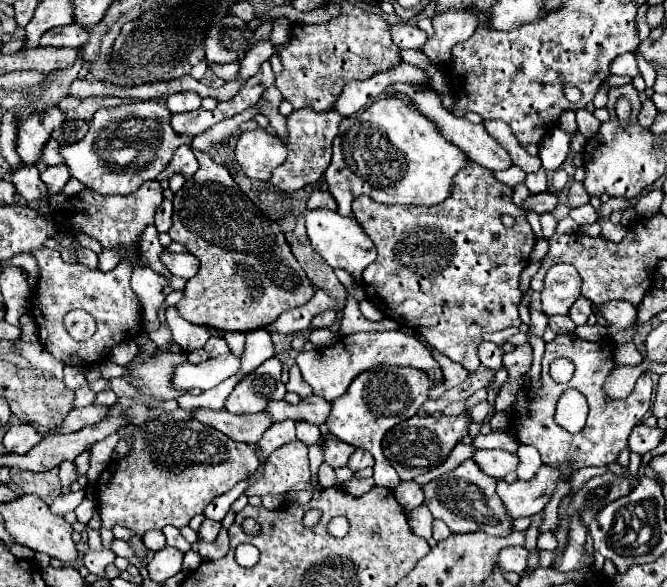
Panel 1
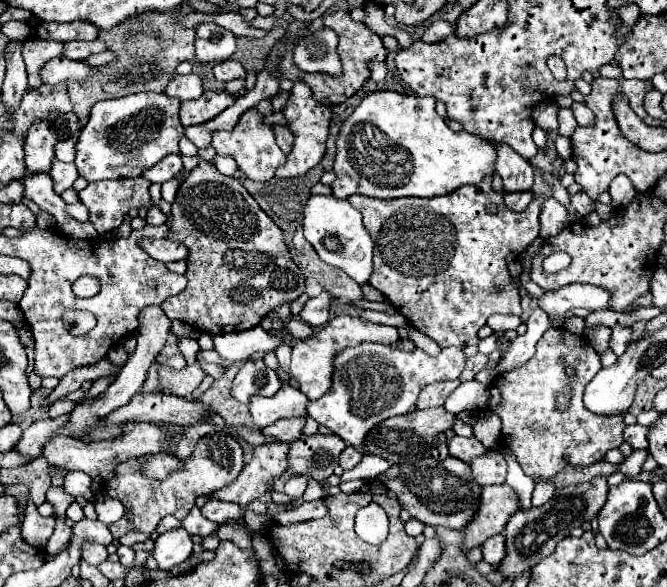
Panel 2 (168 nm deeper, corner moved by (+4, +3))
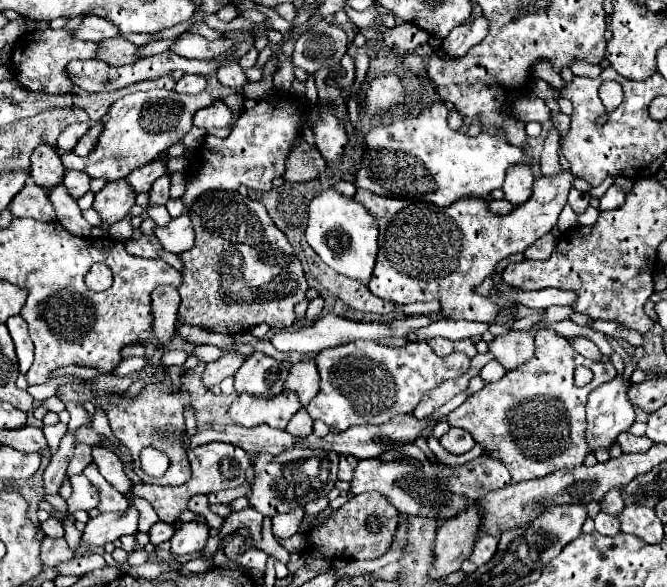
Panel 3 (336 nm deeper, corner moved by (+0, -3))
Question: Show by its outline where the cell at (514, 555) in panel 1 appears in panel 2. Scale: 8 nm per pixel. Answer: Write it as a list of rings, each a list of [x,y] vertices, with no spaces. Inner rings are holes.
[[[495,534],[495,536],[487,538],[481,544],[481,550],[483,550],[483,560],[485,562],[499,564],[505,556],[505,538],[503,538],[503,534]]]

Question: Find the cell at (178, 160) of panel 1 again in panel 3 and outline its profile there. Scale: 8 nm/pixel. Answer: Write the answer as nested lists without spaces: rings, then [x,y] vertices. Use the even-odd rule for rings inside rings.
[[[163,156],[159,160],[155,160],[153,164],[147,164],[147,168],[137,168],[129,178],[127,182],[131,184],[131,188],[135,188],[135,192],[149,192],[151,190],[151,184],[169,174],[167,172],[167,162],[171,160],[171,156]]]

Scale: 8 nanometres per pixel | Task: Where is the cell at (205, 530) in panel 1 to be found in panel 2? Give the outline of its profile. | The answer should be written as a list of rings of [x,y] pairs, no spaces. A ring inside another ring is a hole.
[[[209,498],[205,502],[205,506],[201,508],[203,516],[217,522],[217,524],[223,524],[227,522],[229,518],[241,518],[245,514],[243,508],[239,508],[237,504],[231,504],[231,502],[221,502],[221,500],[215,500],[215,498]]]

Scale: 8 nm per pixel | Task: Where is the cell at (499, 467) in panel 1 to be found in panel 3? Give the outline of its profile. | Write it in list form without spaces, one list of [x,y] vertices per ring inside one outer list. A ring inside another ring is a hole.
[[[451,428],[447,434],[443,434],[439,444],[451,454],[465,454],[465,452],[469,452],[475,446],[475,440],[473,440],[473,436],[467,430]]]

